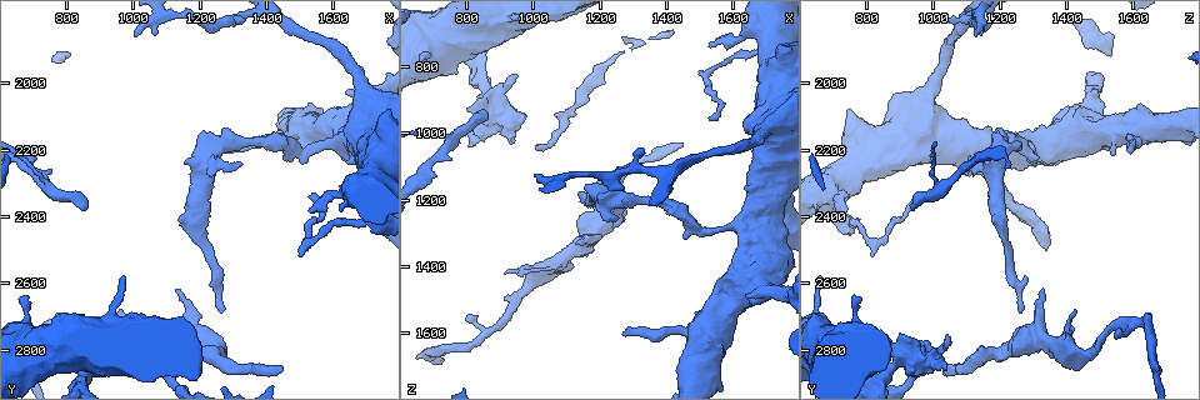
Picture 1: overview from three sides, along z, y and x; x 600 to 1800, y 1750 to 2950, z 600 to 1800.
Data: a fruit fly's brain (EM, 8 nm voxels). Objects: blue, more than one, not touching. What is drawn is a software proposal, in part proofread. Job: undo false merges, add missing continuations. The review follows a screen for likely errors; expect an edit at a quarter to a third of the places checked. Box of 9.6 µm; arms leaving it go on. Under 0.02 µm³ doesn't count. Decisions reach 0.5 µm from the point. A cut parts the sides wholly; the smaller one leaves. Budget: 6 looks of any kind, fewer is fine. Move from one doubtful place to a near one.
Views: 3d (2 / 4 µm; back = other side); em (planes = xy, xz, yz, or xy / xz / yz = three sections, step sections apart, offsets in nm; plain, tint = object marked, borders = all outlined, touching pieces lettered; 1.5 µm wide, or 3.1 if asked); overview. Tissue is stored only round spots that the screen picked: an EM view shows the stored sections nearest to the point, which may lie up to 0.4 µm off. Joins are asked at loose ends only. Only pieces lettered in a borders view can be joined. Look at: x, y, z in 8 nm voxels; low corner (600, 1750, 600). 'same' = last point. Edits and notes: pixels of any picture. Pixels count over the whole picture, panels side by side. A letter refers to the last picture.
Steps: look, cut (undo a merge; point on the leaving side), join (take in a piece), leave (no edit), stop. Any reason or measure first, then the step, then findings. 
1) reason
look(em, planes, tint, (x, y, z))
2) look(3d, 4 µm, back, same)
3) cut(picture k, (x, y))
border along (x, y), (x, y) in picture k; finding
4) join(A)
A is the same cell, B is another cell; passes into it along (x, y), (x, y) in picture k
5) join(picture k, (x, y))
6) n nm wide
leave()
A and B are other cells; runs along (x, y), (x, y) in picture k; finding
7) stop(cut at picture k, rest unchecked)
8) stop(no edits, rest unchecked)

long arm stops here
look(em, xz, step 8, borders, (1440, 2860, 1040))

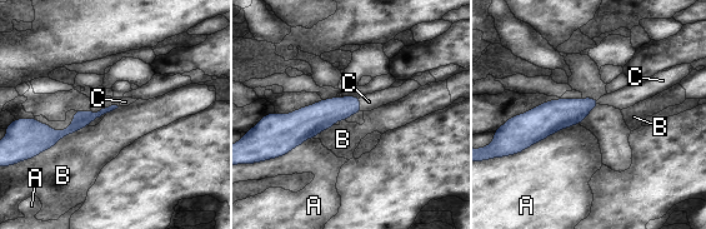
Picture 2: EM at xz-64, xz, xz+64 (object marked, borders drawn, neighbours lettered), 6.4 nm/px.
join(C)
C is the same cell, A and B are other cells; passes into it along (324, 114), (359, 104), (369, 101) in picture 2; it goes on there

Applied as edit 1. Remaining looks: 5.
see it whole again
look(overview)

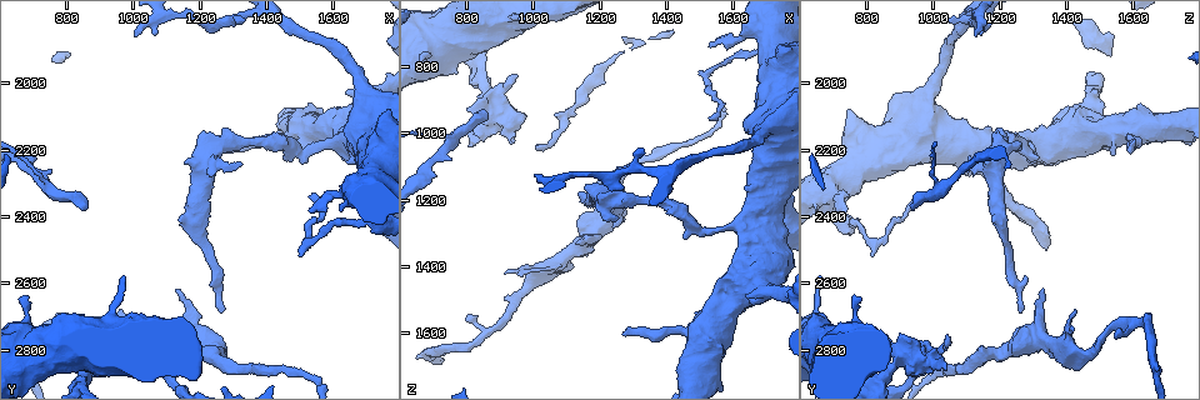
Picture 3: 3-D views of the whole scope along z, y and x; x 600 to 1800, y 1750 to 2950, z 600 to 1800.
sudden change in width
look(3d, 4 µm, (860, 2820, 910))

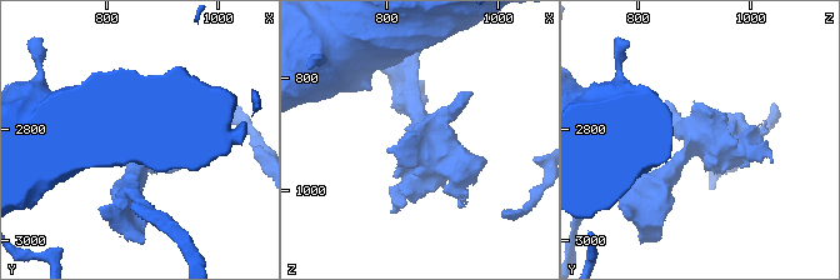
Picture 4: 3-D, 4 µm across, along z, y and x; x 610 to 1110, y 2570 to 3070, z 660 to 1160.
look(em, planes, plain, (865, 2830, 900))

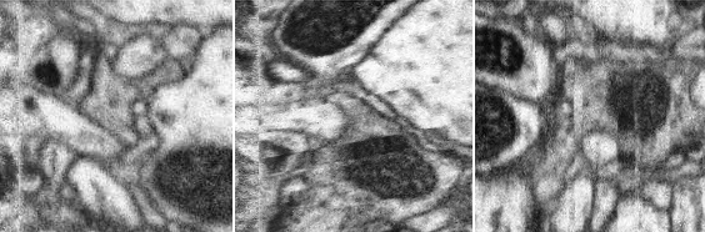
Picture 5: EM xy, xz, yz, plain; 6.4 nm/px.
see the neighbours
look(em, planes, borders, same)

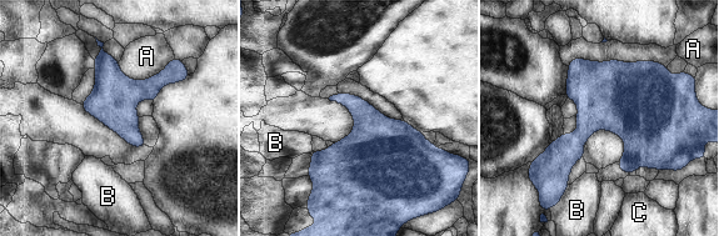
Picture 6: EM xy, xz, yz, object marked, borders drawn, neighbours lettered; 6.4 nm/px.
leave()
A, B and C are other cells; border along (174, 56), (141, 80), (119, 70) in picture 6; continuous, no second neuron

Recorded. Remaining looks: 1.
stop(join at picture 2, rest unchecked)

